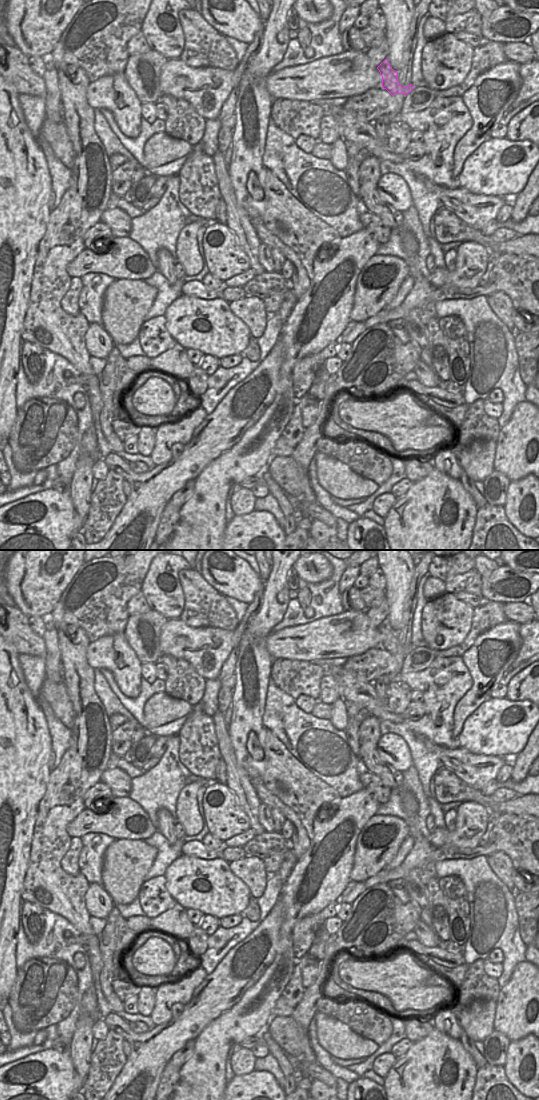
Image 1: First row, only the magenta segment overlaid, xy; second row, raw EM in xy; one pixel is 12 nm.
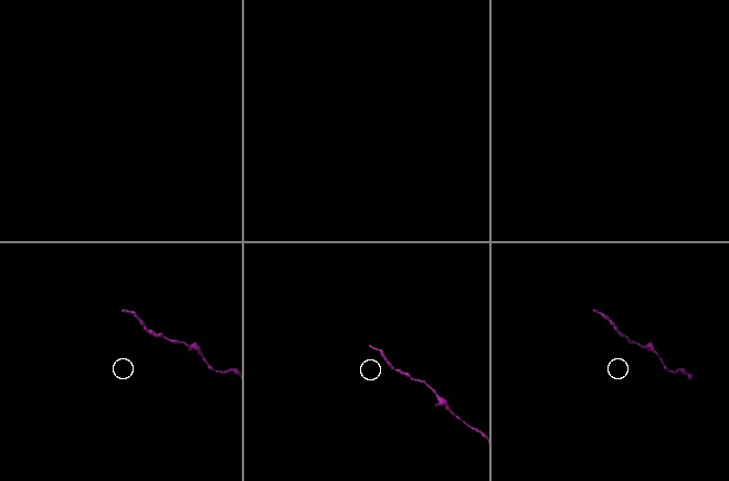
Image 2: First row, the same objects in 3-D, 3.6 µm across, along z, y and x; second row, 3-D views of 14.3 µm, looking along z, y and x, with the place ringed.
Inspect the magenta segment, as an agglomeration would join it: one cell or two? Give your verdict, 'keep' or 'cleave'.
keep

